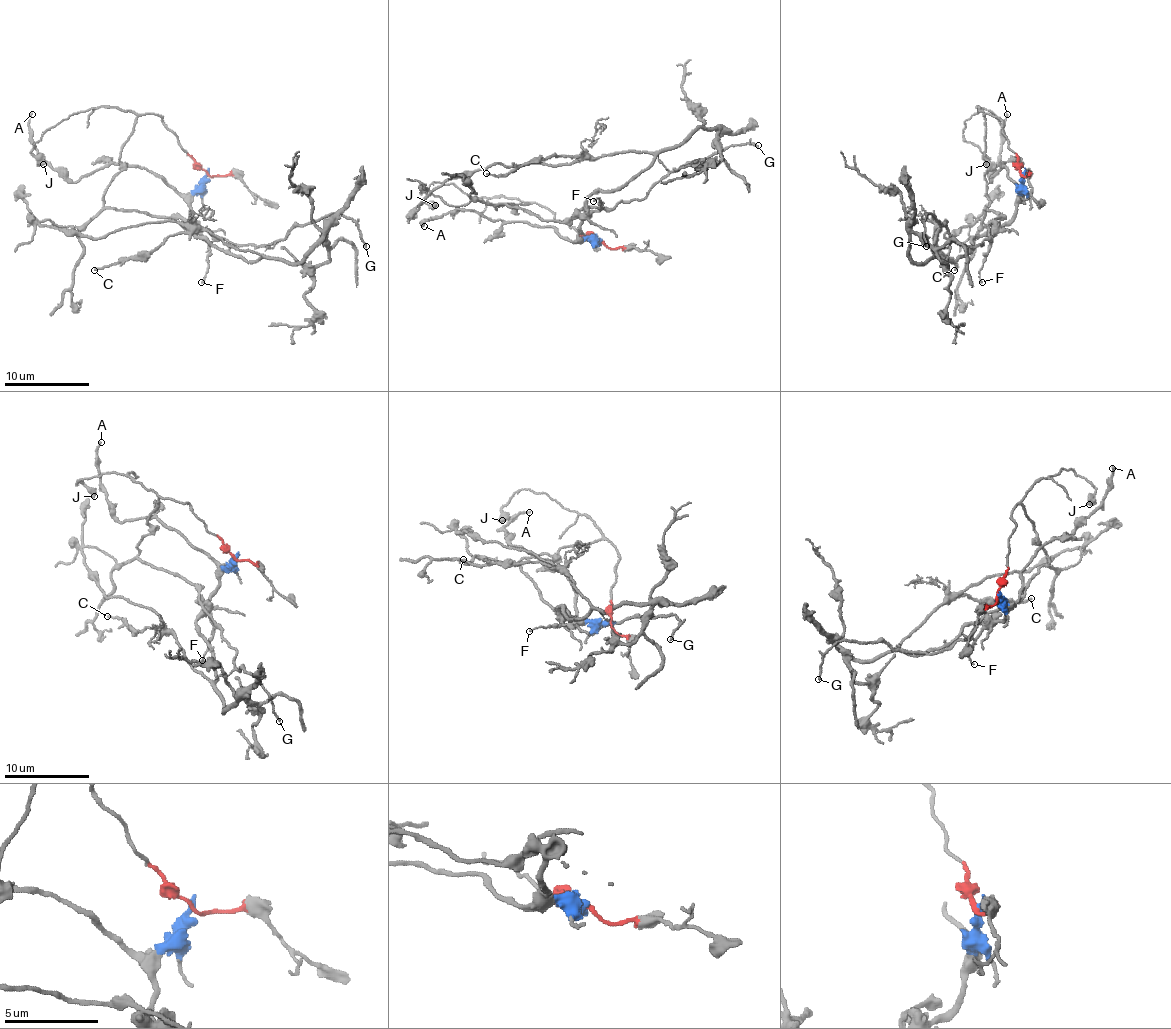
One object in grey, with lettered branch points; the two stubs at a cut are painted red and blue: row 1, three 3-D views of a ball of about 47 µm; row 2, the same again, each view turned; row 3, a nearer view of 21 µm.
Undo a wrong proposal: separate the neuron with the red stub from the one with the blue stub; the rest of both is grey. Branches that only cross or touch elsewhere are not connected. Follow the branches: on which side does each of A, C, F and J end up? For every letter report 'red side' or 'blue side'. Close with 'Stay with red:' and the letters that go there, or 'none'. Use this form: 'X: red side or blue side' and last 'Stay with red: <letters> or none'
A: blue side
C: blue side
F: blue side
J: red side
Stay with red: J

